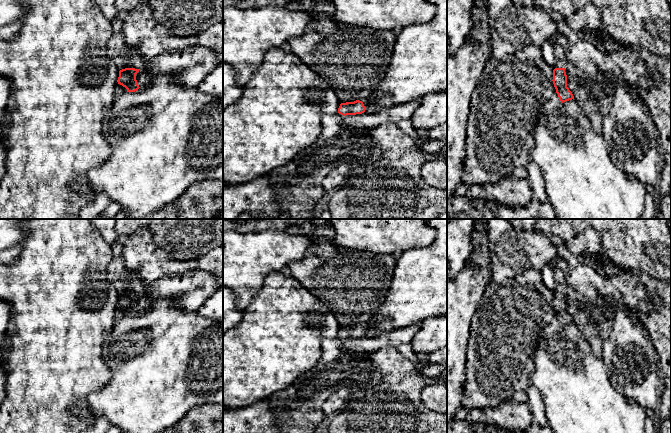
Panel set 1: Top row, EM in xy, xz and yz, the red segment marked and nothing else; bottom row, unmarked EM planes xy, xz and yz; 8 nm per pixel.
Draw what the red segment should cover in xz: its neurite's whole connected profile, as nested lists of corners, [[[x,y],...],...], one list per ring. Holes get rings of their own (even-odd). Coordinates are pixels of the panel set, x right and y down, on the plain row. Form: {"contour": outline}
{"contour": [[[374,323],[356,324],[354,326],[341,327],[338,336],[335,338],[325,338],[322,341],[322,356],[320,364],[325,364],[335,360],[341,355],[341,346],[346,339],[356,339],[365,336],[366,332],[373,327]]]}

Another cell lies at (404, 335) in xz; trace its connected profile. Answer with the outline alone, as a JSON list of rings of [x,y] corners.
[[[423,322],[397,330],[379,333],[373,337],[346,339],[341,346],[341,354],[376,352],[401,344],[411,344],[415,334],[421,329]]]

